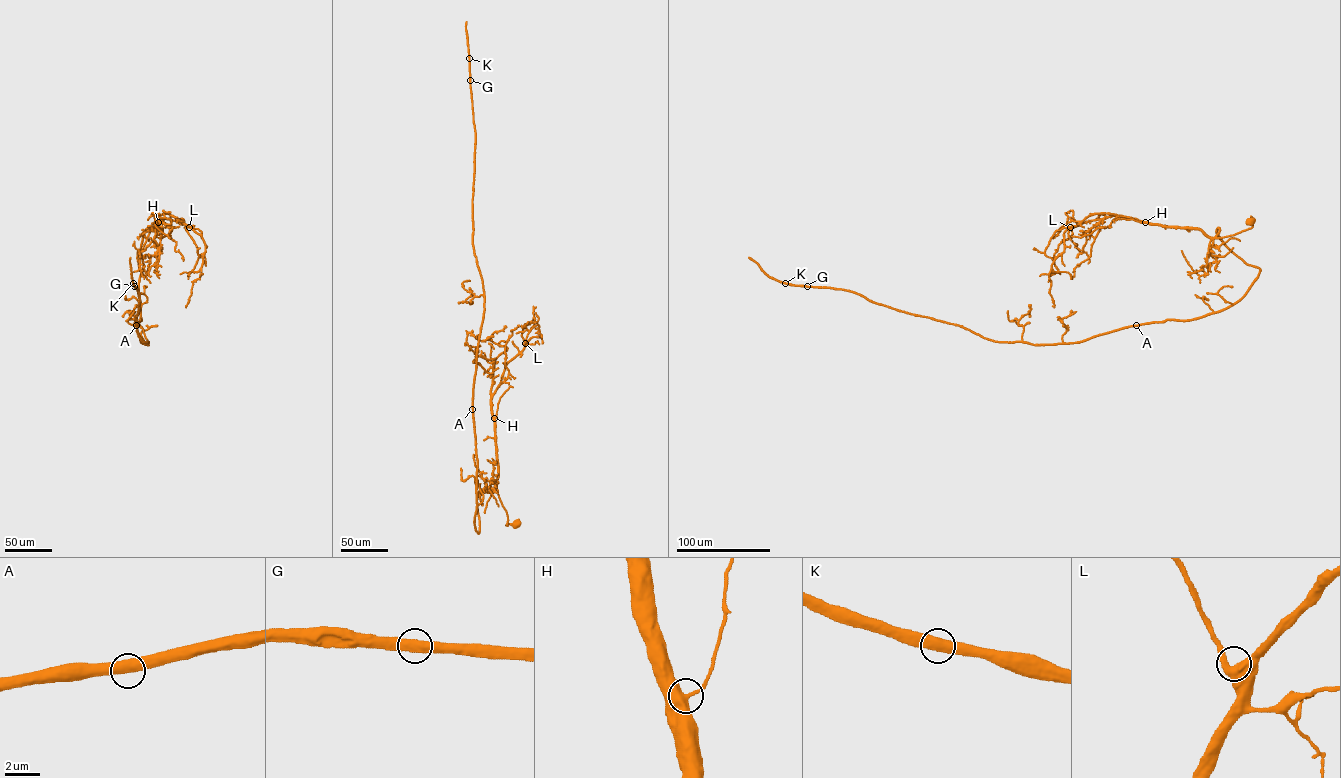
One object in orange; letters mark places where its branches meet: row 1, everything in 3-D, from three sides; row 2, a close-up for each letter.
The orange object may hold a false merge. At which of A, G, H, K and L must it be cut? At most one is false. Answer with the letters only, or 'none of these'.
none of these

